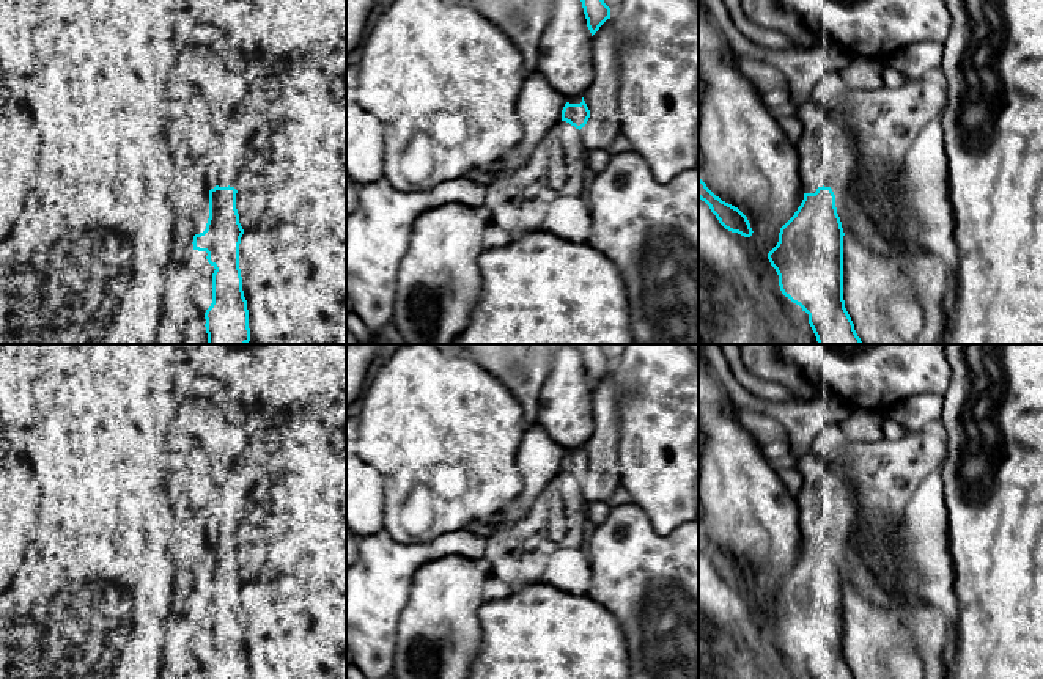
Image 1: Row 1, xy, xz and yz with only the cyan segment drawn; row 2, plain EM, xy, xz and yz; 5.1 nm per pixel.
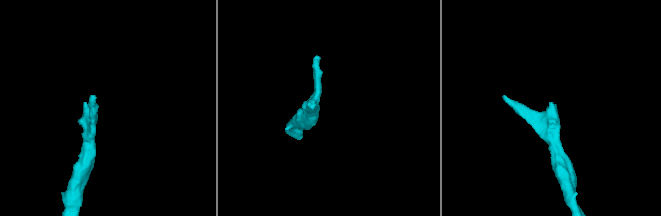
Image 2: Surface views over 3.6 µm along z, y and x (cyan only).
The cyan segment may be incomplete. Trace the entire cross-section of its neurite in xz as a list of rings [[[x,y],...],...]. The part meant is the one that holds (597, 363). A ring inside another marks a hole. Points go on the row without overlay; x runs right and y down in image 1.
[[[579,344],[577,347],[582,354],[587,379],[593,388],[610,371],[610,360],[604,355],[599,344]]]

